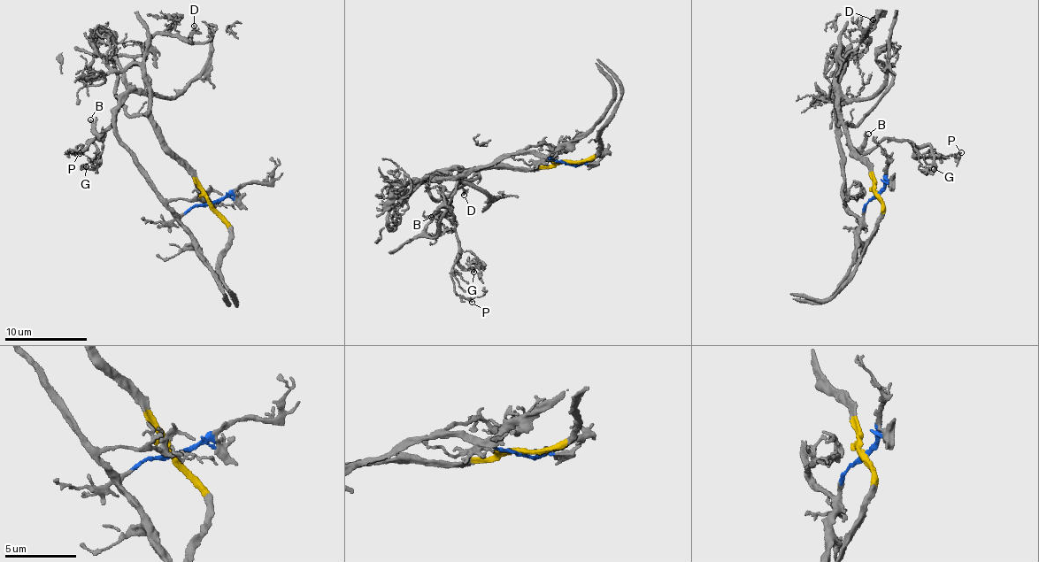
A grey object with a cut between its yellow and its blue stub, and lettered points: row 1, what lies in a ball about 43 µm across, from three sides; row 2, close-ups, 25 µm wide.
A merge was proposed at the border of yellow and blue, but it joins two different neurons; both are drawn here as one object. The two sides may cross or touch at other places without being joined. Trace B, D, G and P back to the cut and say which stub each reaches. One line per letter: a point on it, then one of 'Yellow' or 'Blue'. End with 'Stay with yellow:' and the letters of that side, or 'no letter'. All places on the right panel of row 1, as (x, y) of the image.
B: Place: (868, 134). Blue
D: Place: (873, 19). Yellow
G: Place: (934, 169). Blue
P: Place: (961, 152). Blue
Stay with yellow: D

